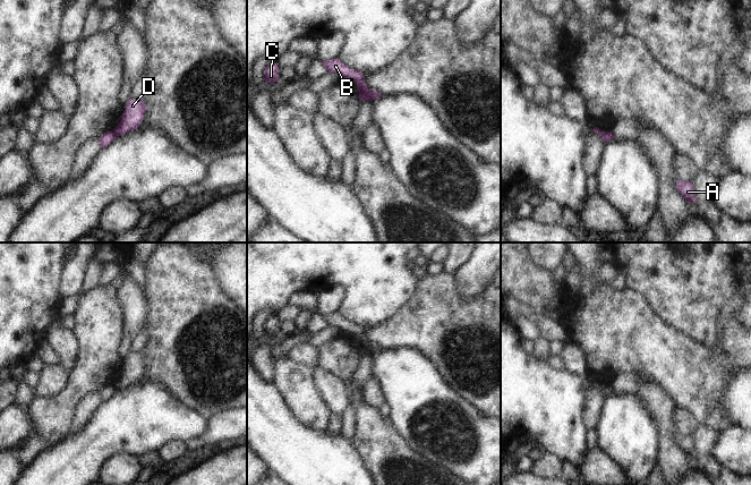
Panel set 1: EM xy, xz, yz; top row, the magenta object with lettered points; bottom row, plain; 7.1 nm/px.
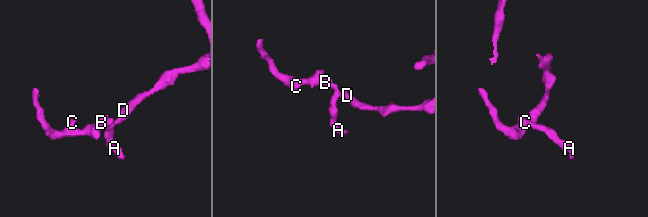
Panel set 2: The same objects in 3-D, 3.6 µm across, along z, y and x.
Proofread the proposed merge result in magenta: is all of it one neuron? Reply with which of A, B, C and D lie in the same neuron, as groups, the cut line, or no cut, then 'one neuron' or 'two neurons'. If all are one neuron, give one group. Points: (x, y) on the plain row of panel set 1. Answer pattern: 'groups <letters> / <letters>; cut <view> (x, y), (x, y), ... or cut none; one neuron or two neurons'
groups A B C / D; cut xz (368, 343), (367, 352); two neurons

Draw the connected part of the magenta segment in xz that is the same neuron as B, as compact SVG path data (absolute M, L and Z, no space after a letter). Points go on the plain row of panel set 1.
M338 312L322 316L330 326L338 327L342 333L356 335L359 344L359 354L361 356L368 354L368 341L365 335L365 329L361 325L349 322L348 320L343 318Z

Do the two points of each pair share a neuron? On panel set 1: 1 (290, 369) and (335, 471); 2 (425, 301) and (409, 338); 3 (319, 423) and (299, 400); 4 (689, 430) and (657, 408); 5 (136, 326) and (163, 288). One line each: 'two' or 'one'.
1: two
2: one
3: one
4: two
5: two

